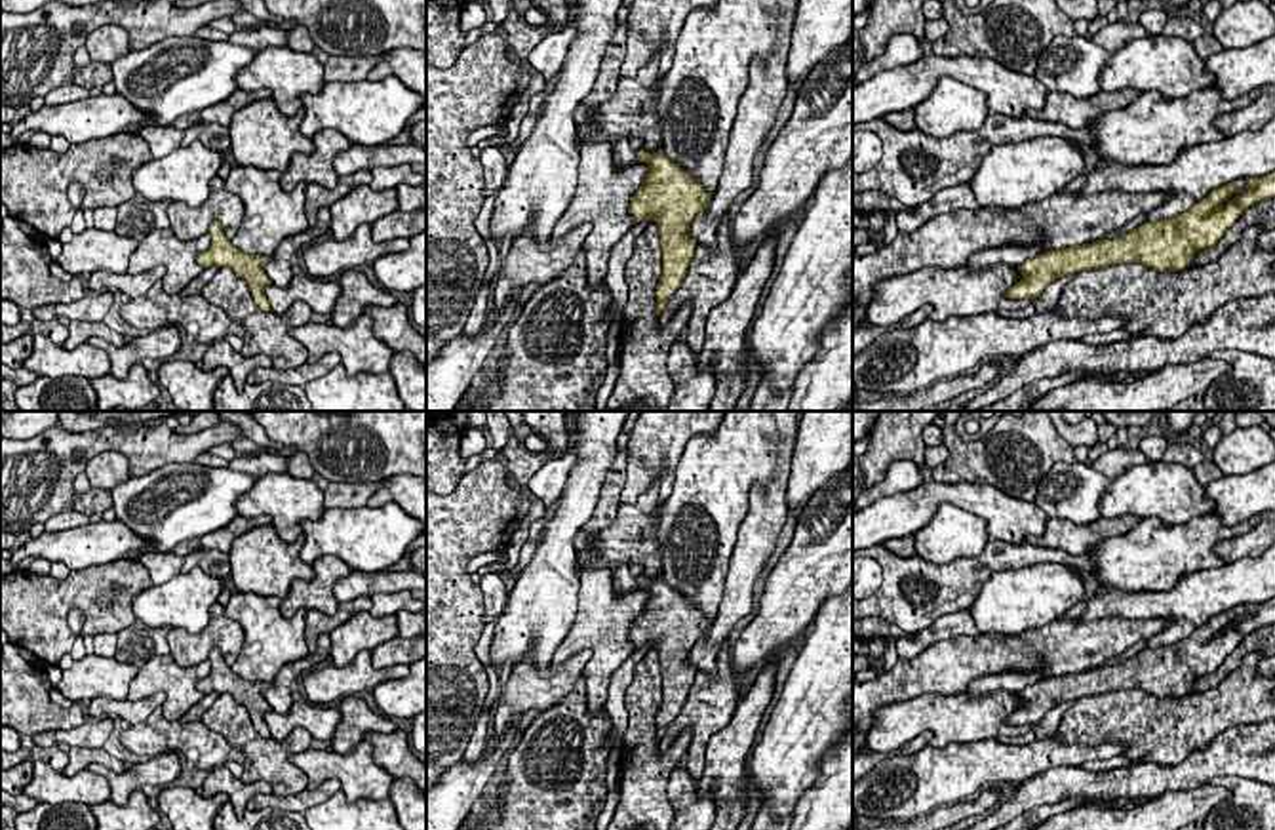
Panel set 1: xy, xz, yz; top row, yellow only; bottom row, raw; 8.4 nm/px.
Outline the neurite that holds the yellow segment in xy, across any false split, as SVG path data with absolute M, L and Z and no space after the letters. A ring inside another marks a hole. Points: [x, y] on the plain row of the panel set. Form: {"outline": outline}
{"outline": "M219 647L209 651L211 672L207 678L198 682L198 689L207 695L215 693L228 693L240 702L251 718L255 731L265 737L270 737L270 729L265 721L265 714L272 710L268 701L263 697L266 683L261 682L247 682L232 672L232 668L225 662L223 653Z"}

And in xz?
{"outline": "M615 563L611 571L618 596L634 586L647 588L651 594L632 622L632 651L643 645L658 651L662 702L655 718L655 741L660 742L668 725L681 712L695 682L696 666L687 662L689 653L702 642L712 622L679 590L670 588L662 575L655 581L634 579L626 563Z"}

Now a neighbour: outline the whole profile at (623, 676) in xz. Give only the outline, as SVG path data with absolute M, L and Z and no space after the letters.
M649 645L632 651L630 657L611 676L603 710L613 721L613 731L607 737L613 746L622 746L624 731L628 727L628 710L624 706L626 689L634 680L636 664L645 657L647 649Z

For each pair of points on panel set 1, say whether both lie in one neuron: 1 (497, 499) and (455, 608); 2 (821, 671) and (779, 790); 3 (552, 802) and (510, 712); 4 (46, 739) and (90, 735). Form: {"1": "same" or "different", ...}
{"1": "same", "2": "same", "3": "different", "4": "same"}

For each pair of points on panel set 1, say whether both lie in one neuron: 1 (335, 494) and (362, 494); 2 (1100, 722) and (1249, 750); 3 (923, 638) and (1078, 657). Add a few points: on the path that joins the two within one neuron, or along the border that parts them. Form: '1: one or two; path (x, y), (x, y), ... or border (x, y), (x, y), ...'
1: one; path (341, 495), (356, 495)
2: two; border (1251, 722), (1226, 728), (1173, 766)
3: two; border (980, 634), (944, 638), (908, 659), (901, 657)

